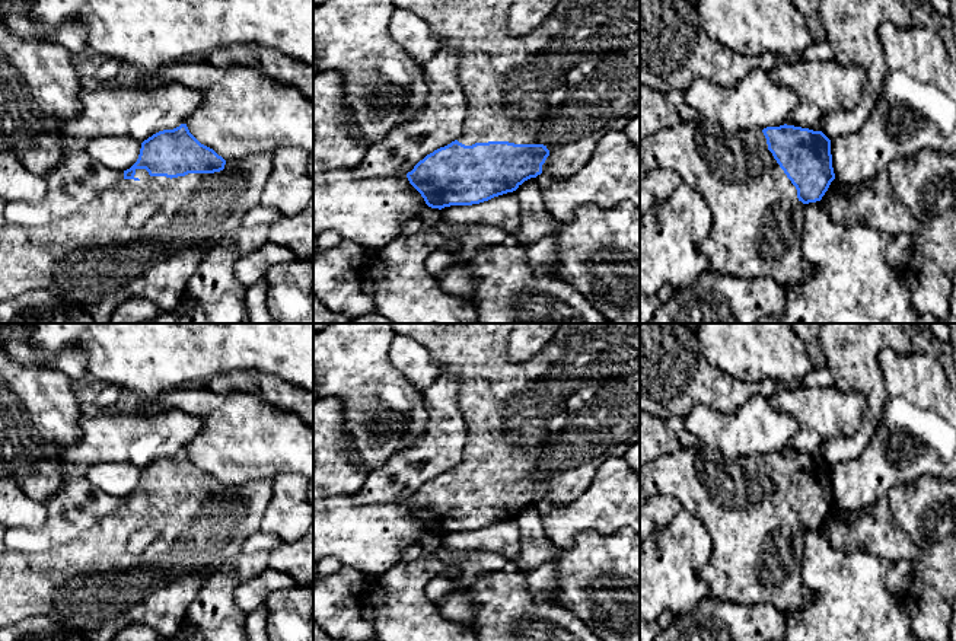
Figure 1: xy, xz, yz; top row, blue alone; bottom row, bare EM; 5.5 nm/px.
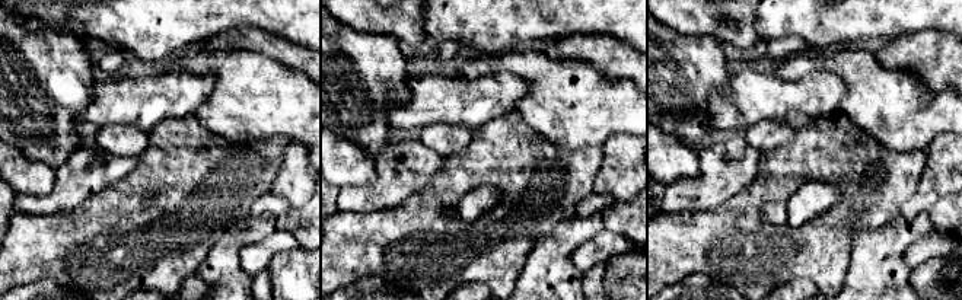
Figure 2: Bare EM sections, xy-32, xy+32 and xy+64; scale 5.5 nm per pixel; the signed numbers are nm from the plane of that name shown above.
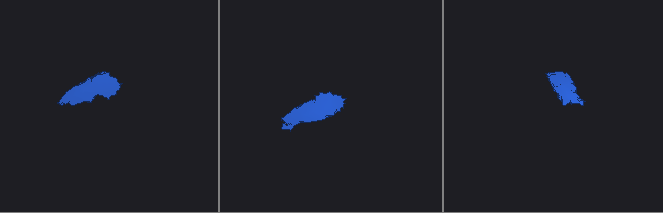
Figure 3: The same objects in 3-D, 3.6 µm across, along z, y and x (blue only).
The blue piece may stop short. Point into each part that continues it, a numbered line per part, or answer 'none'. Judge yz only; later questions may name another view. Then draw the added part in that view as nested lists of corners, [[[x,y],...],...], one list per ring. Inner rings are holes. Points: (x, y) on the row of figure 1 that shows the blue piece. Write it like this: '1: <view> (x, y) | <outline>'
1: yz (751, 198) | [[[705,118],[679,121],[640,140],[640,178],[656,169],[675,170],[682,184],[707,202],[713,226],[700,243],[700,252],[708,259],[713,272],[767,277],[784,290],[806,278],[807,265],[791,223],[799,201],[797,189],[768,150],[762,130],[732,133]]]

